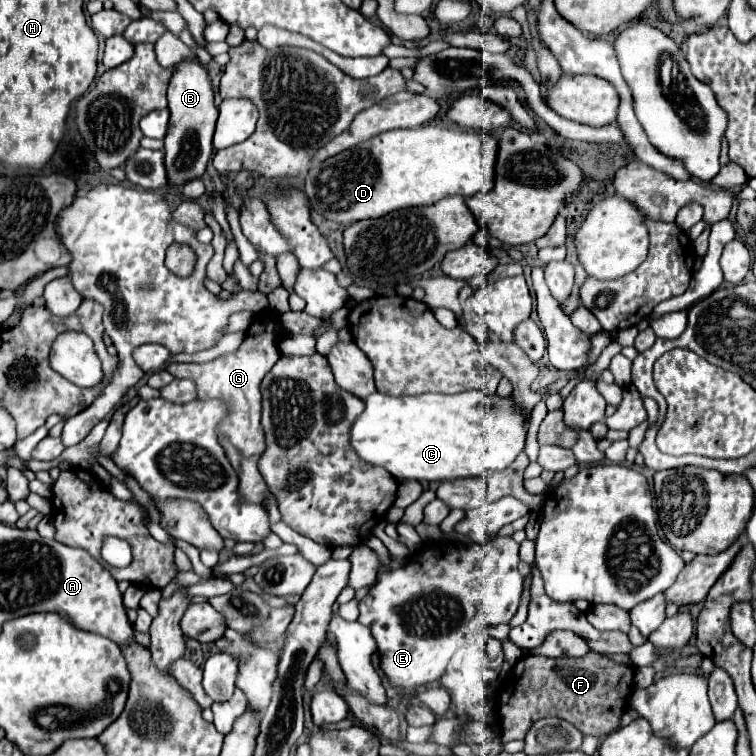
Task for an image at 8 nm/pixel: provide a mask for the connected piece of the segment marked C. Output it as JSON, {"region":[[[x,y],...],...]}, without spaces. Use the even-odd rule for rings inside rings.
{"region":[[[469,390],[459,394],[417,394],[417,396],[391,396],[385,392],[373,392],[365,398],[365,410],[351,426],[351,448],[357,456],[373,466],[389,470],[395,480],[417,480],[417,482],[443,482],[465,476],[485,476],[491,470],[505,470],[525,446],[523,414],[515,410],[511,396],[499,398],[497,394],[487,396],[481,390]]]}

